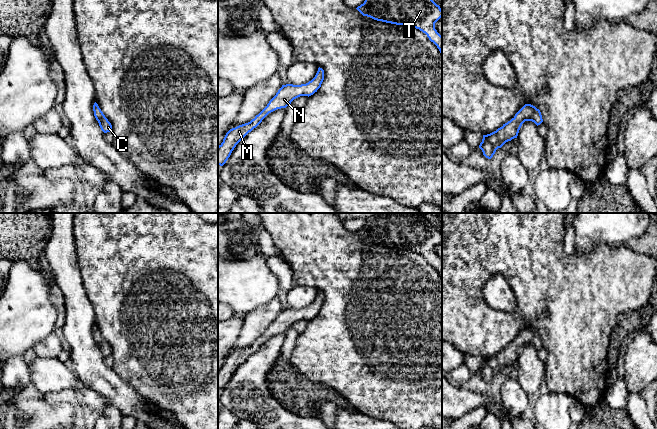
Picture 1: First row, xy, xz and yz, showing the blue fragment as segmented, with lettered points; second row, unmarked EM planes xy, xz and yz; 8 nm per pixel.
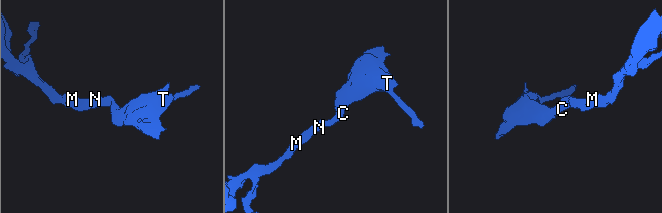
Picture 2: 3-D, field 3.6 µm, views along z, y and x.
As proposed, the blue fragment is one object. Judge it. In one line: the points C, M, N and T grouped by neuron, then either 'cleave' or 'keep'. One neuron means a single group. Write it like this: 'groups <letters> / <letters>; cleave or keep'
groups C M N T; keep

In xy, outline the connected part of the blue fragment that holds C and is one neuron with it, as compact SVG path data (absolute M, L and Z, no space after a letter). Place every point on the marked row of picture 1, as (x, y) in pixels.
M96 102L93 105L93 111L94 111L94 116L95 116L96 120L98 121L101 130L104 133L112 131L111 123L105 117L105 115L103 114L103 112L101 111L101 109L99 108L99 106Z

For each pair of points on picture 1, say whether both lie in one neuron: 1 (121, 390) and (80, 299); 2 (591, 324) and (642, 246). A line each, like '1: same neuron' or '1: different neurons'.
1: same neuron
2: different neurons

